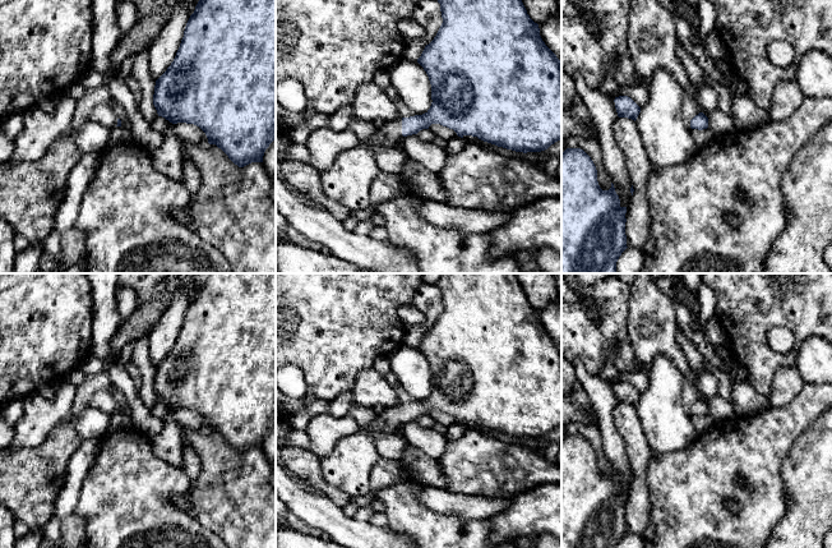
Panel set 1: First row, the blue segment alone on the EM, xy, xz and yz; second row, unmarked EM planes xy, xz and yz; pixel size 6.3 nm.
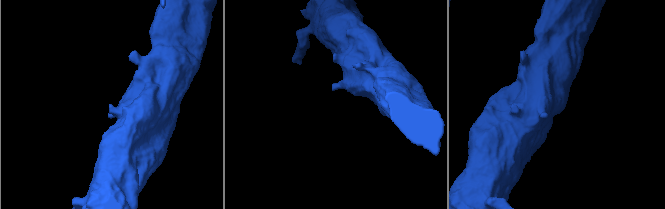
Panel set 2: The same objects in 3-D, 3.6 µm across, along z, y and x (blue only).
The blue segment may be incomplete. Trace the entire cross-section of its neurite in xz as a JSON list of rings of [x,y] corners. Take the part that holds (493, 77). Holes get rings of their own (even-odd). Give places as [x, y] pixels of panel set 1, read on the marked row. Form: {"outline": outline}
{"outline": [[[438,0],[440,4],[440,11],[443,23],[434,37],[434,40],[425,46],[417,63],[426,72],[431,84],[431,106],[422,115],[415,115],[410,118],[399,118],[396,121],[385,123],[380,128],[380,133],[384,137],[387,144],[401,144],[402,139],[407,135],[417,134],[422,129],[429,129],[431,124],[440,124],[449,129],[453,129],[458,137],[464,135],[477,137],[479,139],[512,149],[516,152],[541,152],[547,149],[551,144],[561,139],[561,70],[560,60],[556,55],[545,45],[540,36],[539,24],[535,23],[522,3],[522,0]]]}

